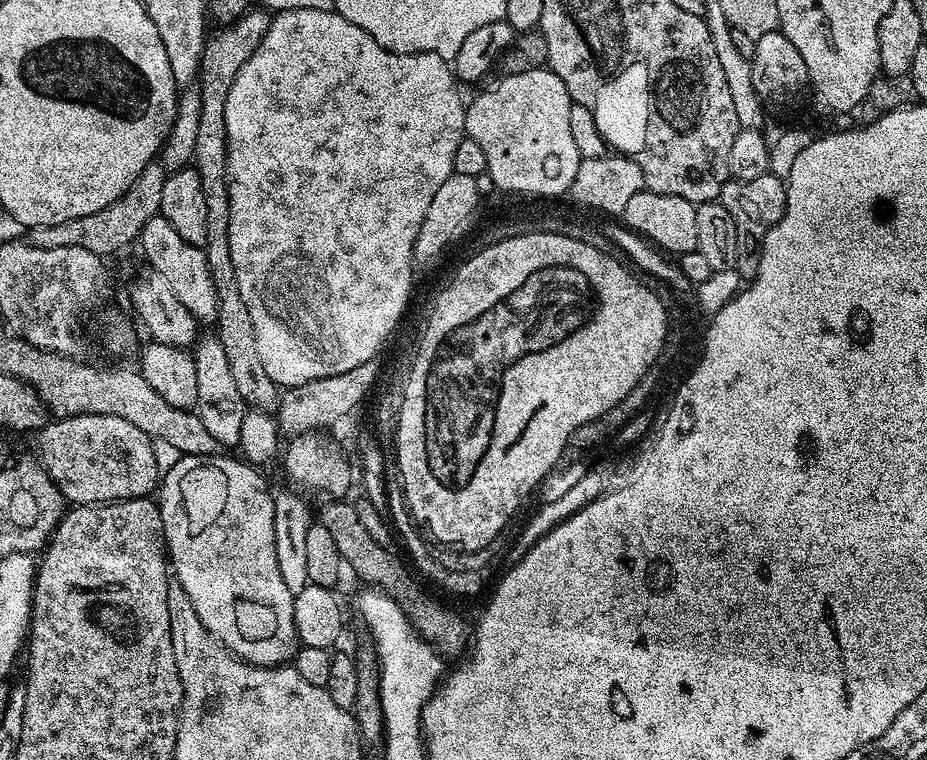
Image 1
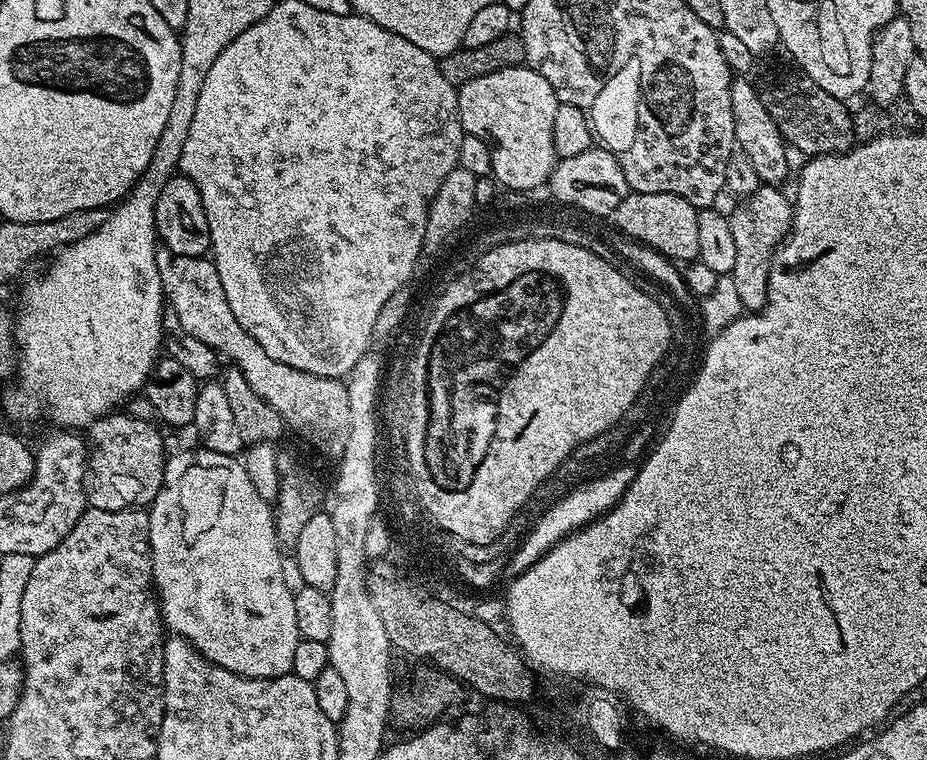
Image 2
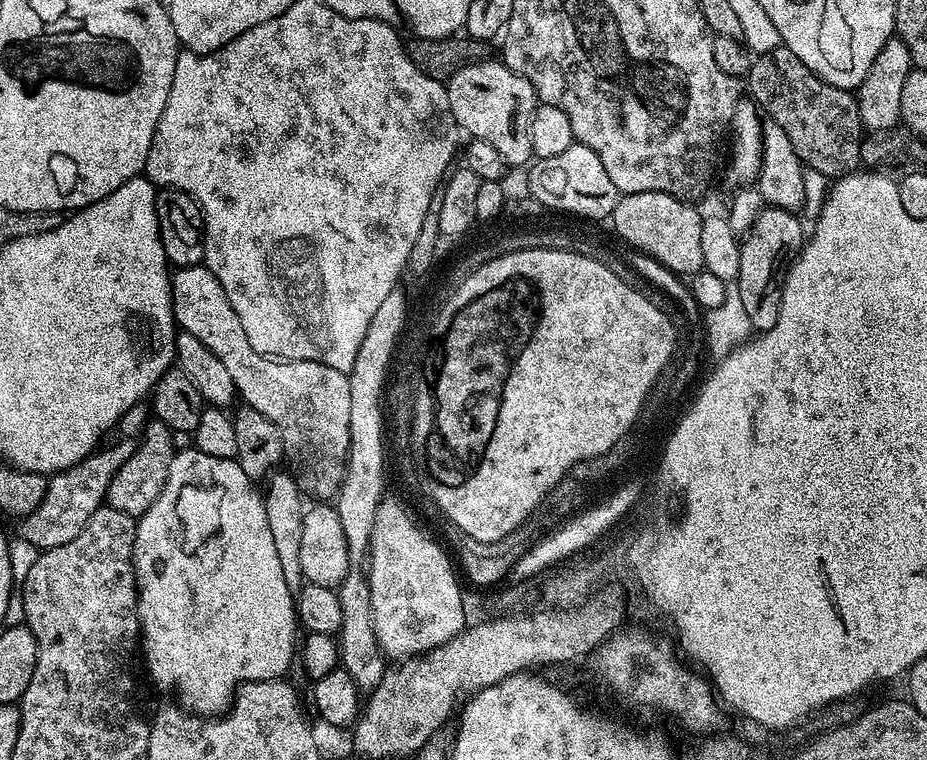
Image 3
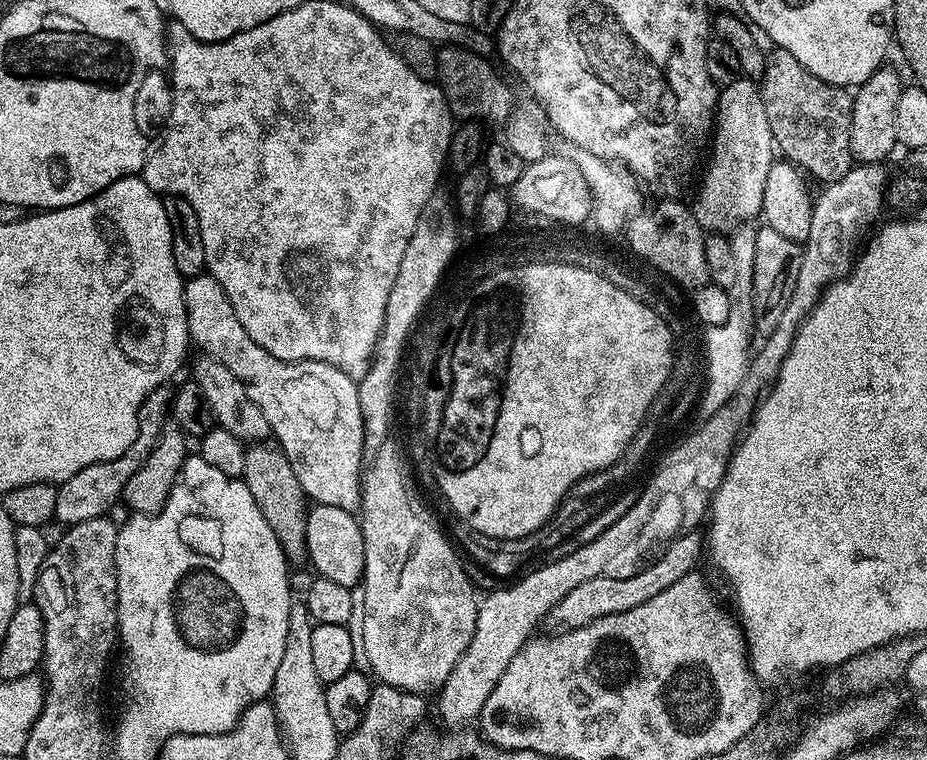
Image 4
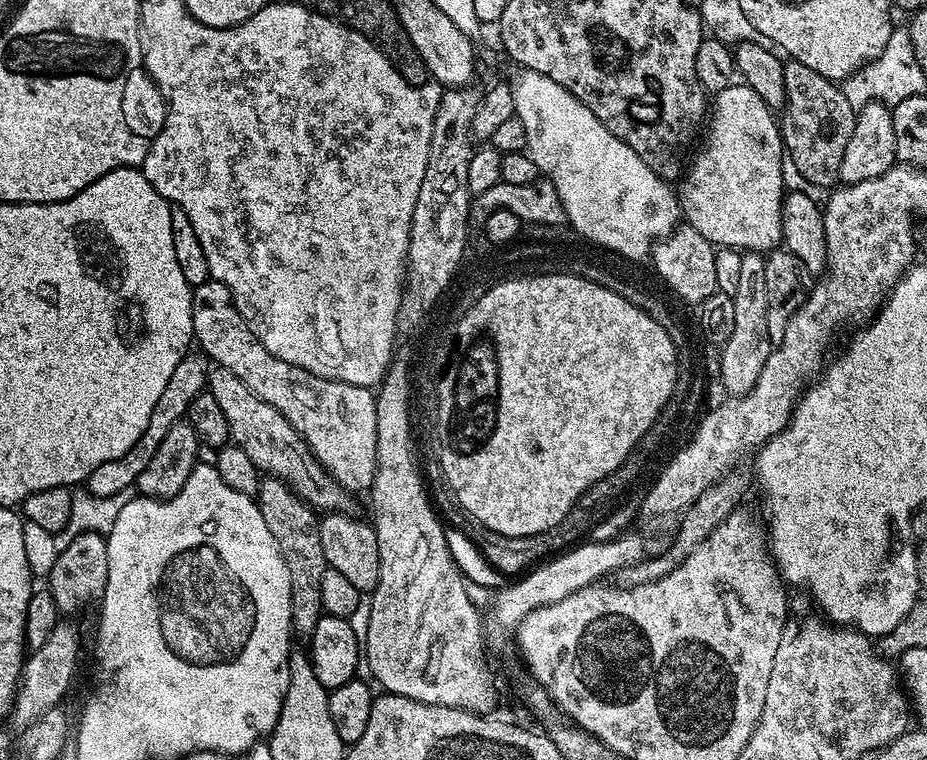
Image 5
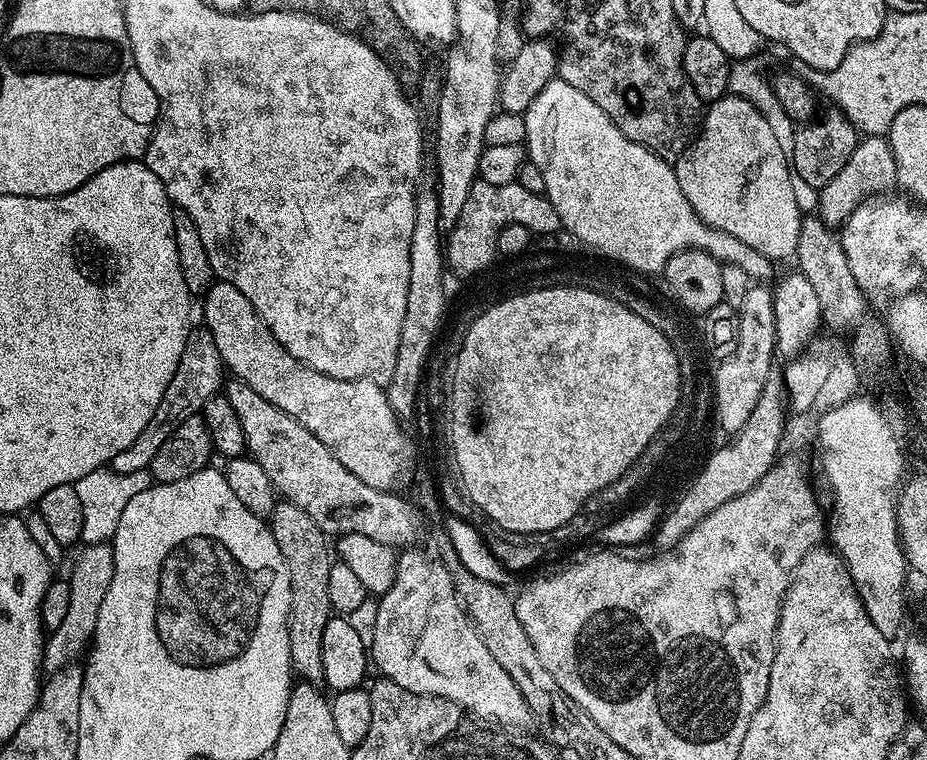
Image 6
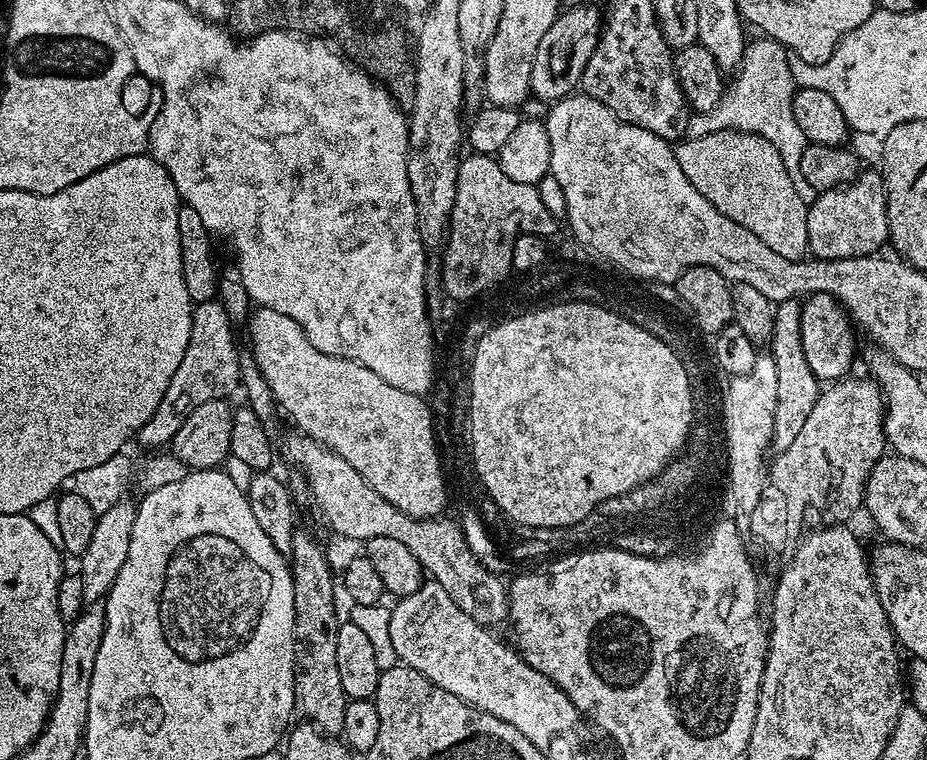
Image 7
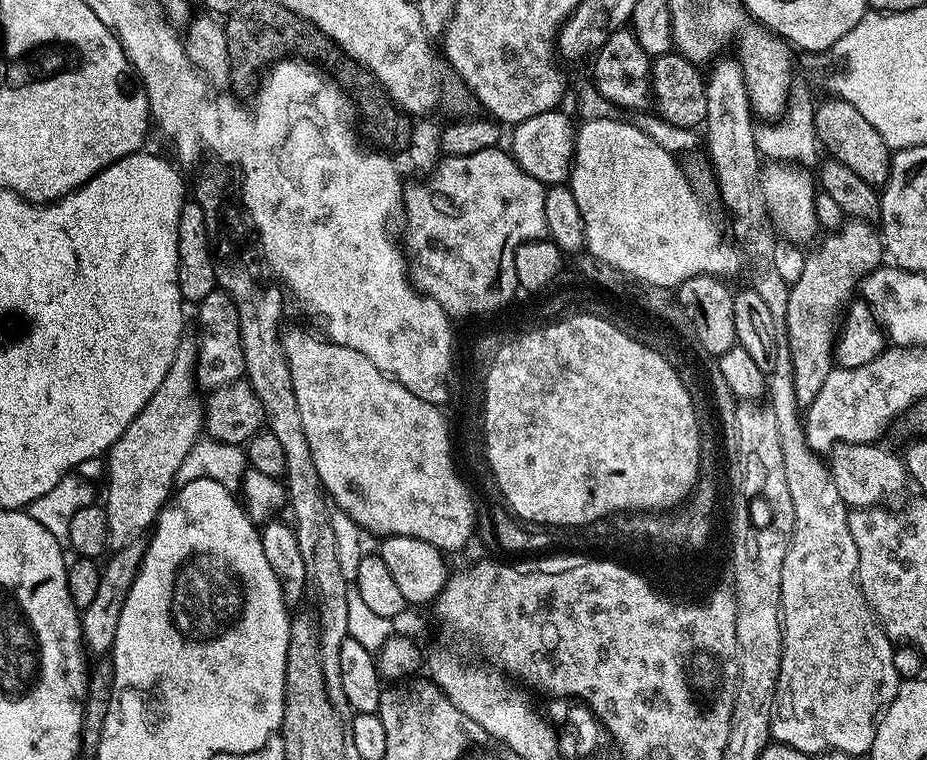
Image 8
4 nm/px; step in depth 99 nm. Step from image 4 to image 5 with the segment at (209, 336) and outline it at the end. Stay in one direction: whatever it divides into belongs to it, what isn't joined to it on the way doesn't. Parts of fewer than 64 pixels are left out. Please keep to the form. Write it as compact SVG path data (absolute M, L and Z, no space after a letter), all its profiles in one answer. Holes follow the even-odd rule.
M211 278L193 287L192 335L198 348L200 344L199 351L213 365L230 370L230 374L238 374L238 378L242 378L242 382L251 392L270 402L274 410L282 413L286 422L290 422L290 426L298 430L309 450L342 487L353 494L359 494L363 488L364 491L371 489L372 479L376 477L376 397L373 389L344 384L340 380L327 380L290 362L282 362L282 358L274 358L274 354L270 354L270 350L266 350L266 346L262 346L262 342L254 338L252 328L233 304L228 288Z

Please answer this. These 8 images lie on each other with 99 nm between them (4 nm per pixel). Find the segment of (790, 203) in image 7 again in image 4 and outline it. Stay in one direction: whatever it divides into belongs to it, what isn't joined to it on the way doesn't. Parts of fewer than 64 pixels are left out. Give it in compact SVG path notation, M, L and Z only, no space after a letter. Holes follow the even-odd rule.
M741 76L719 91L710 152L711 148L712 154L702 180L702 188L696 196L696 202L692 204L693 216L705 231L726 232L740 223L755 219L763 211L766 179L770 174L770 166L776 161L775 140L765 103L762 102L759 85L749 77Z

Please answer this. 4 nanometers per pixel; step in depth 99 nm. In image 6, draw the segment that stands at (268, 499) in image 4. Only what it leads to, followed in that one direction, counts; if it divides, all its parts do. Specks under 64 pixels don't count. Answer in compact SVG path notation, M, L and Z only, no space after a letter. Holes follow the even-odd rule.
M287 502L277 503L273 508L270 527L274 542L278 542L282 558L288 560L290 570L292 597L288 615L288 637L292 667L301 681L320 682L324 678L322 634L326 630L326 622L334 615L330 602L330 570L334 563L330 540L318 526L318 522L314 522L314 518L306 514L306 510L298 510L298 506Z

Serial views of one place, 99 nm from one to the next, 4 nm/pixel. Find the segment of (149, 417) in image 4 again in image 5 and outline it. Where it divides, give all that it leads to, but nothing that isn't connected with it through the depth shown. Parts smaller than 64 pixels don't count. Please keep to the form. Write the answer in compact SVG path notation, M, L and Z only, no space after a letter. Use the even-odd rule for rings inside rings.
M203 355L184 356L182 362L178 362L170 382L166 382L166 390L162 390L162 398L158 398L158 406L154 406L154 414L150 414L150 422L142 438L138 438L138 442L134 442L134 446L130 446L130 450L126 450L122 458L114 458L114 462L102 462L98 470L91 472L86 481L87 491L93 496L113 496L119 492L128 492L135 485L142 470L150 466L150 458L158 450L162 438L166 438L166 430L170 430L170 426L181 423L187 417L190 402L198 398L200 392L205 391L209 371L209 361Z

